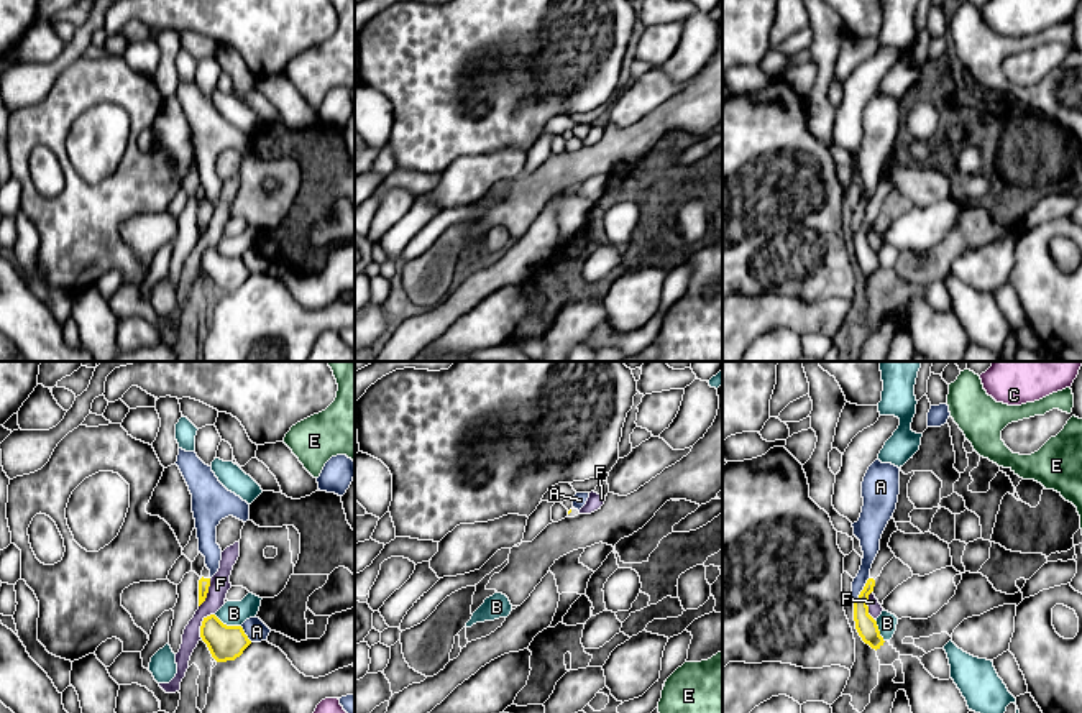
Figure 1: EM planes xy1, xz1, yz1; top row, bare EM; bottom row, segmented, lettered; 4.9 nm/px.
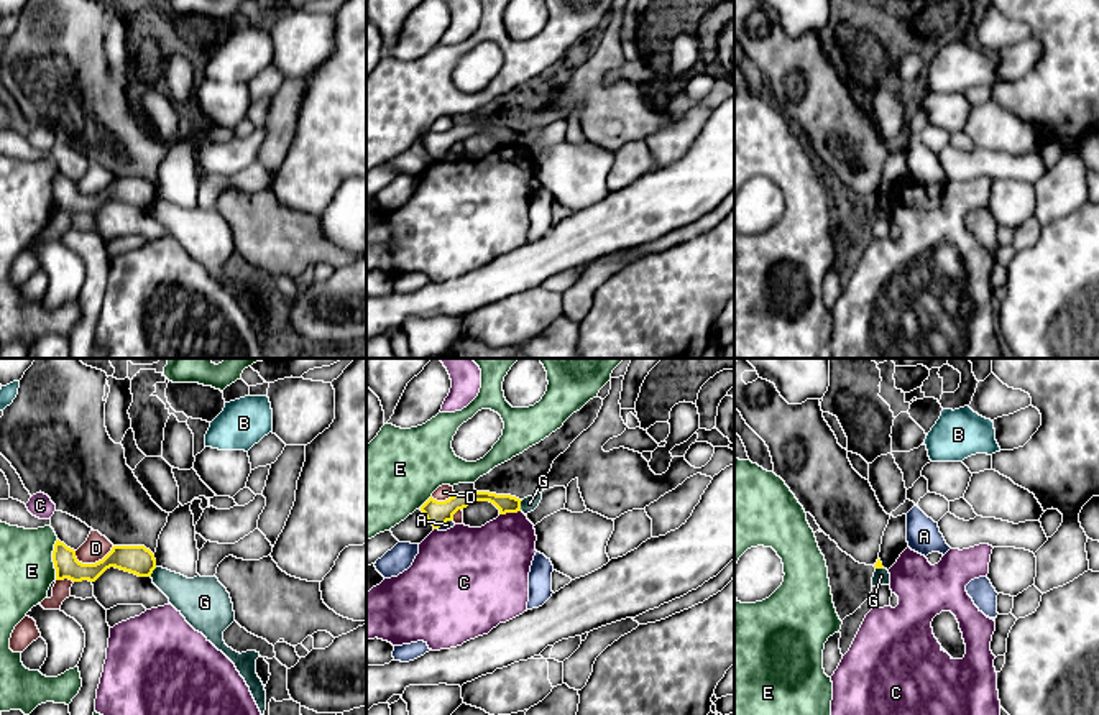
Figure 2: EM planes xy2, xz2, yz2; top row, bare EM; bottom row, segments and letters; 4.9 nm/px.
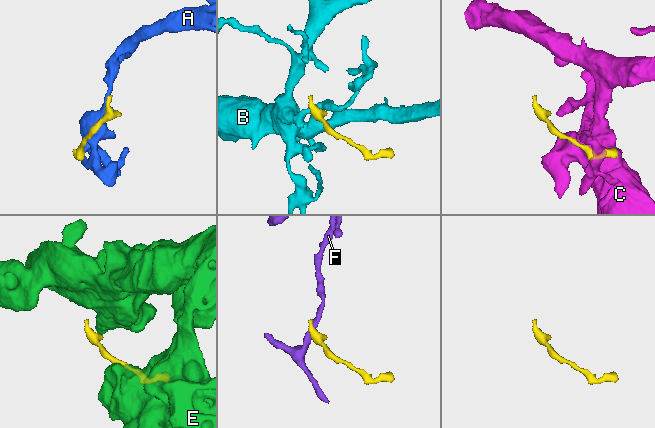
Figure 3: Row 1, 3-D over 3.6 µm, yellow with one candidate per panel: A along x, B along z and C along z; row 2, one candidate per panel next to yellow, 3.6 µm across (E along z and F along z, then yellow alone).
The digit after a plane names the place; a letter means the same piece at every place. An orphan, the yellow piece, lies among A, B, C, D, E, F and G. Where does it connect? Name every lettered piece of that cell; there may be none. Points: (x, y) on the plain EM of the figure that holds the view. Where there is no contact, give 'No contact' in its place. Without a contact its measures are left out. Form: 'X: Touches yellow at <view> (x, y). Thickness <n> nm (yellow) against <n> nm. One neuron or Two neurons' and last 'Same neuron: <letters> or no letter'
A: Touches yellow at yz1 (862, 222). Thickness 100 nm (yellow) against 100 nm. Two neurons
B: Touches yellow at xy1 (225, 257). Thickness 180 nm (yellow) against 130 nm. Two neurons
C: Touches yellow at xz2 (510, 143). Thickness 90 nm (yellow) against 360 nm. Two neurons
D: Touches yellow at xy2 (96, 194). Thickness 140 nm (yellow) against 120 nm. Two neurons
E: Touches yellow at xy2 (53, 191). Thickness 120 nm (yellow) against 280 nm. Two neurons
F: Touches yellow at xy1 (202, 257). Thickness 180 nm (yellow) against 100 nm. Two neurons
G: Touches yellow at xz2 (519, 137). Thickness 90 nm (yellow) against 70 nm. Two neurons
Same neuron: no letter

